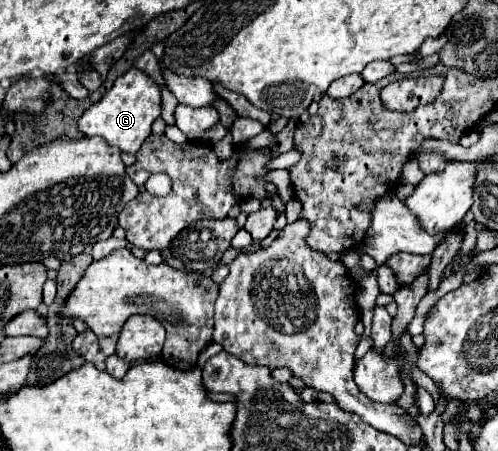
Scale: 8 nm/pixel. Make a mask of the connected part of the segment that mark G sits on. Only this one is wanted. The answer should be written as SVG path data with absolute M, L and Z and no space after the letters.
M130 68L124 76L116 78L114 86L102 96L100 102L90 106L78 120L78 128L84 136L100 136L110 146L120 148L126 154L136 154L144 140L150 136L152 122L160 116L160 88L142 70Z

